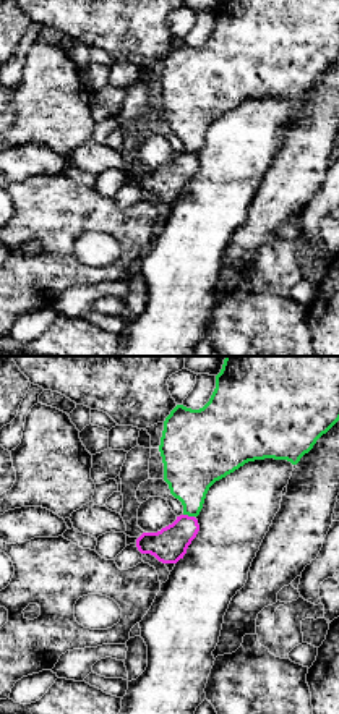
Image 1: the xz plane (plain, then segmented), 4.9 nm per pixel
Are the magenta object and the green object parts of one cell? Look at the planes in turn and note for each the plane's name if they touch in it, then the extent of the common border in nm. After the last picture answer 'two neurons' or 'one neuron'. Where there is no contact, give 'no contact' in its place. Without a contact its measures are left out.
contact in xz; length 60 nm

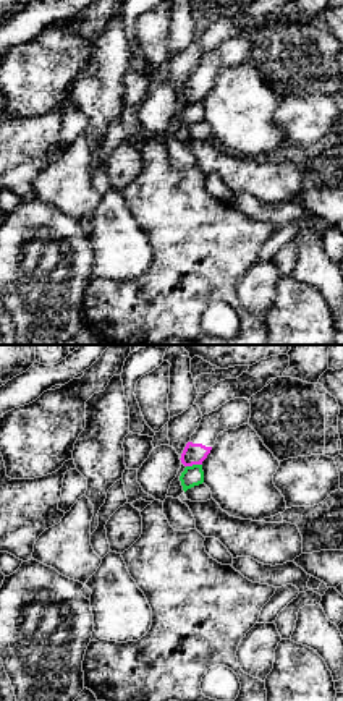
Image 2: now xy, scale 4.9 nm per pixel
contact in xy; length 80 nm

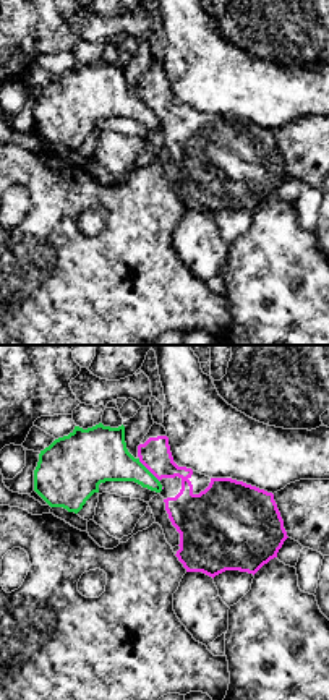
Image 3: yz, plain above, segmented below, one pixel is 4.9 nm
contact in yz; length 160 nm

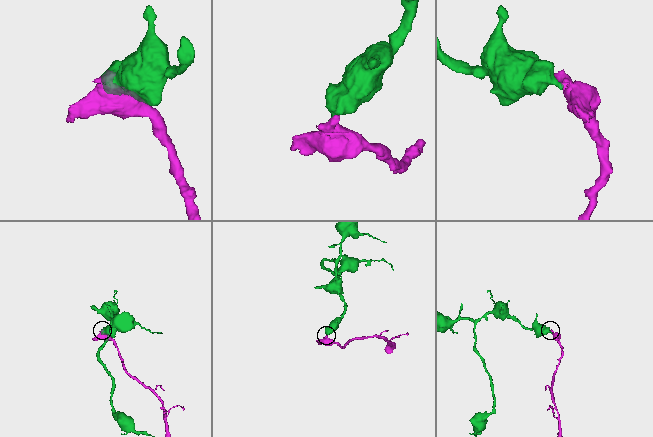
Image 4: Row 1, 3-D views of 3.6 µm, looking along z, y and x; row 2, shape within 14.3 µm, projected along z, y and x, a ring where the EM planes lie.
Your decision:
two neurons

